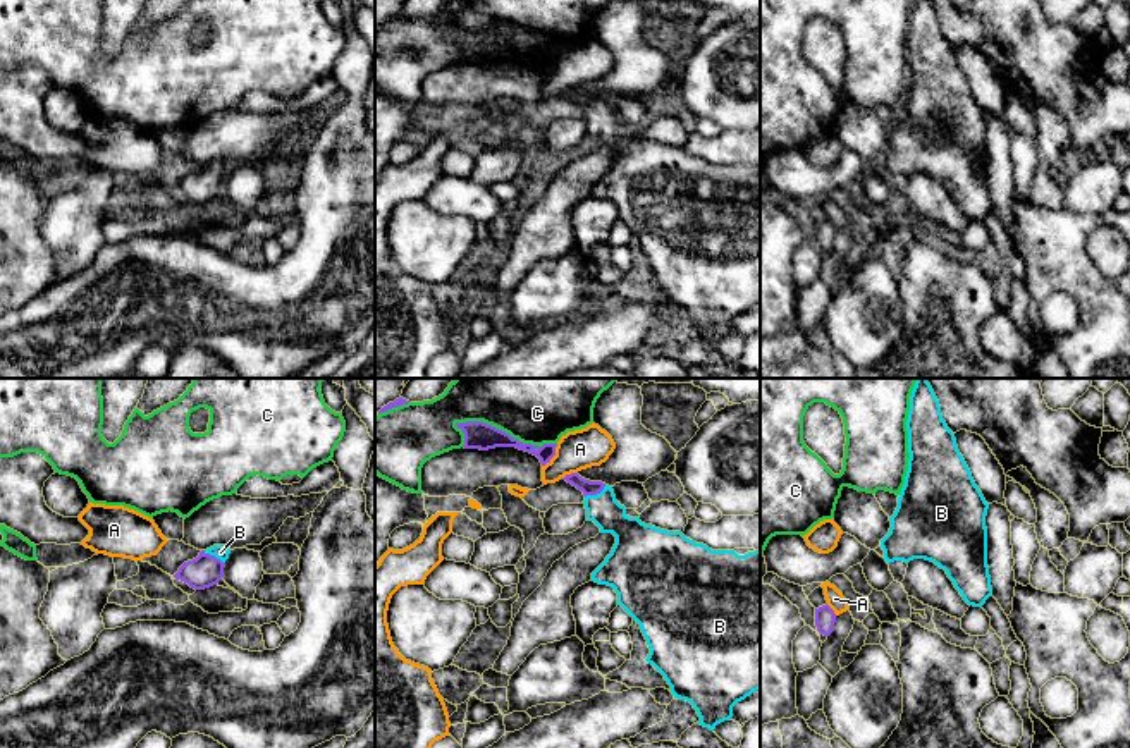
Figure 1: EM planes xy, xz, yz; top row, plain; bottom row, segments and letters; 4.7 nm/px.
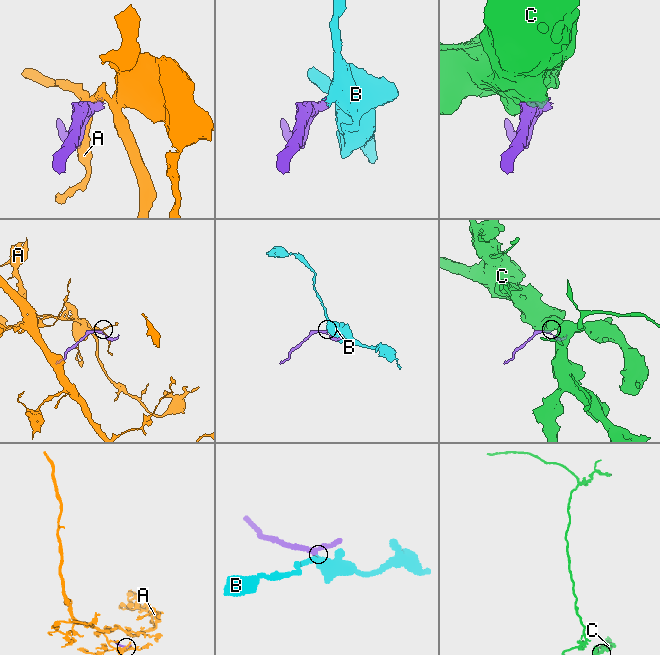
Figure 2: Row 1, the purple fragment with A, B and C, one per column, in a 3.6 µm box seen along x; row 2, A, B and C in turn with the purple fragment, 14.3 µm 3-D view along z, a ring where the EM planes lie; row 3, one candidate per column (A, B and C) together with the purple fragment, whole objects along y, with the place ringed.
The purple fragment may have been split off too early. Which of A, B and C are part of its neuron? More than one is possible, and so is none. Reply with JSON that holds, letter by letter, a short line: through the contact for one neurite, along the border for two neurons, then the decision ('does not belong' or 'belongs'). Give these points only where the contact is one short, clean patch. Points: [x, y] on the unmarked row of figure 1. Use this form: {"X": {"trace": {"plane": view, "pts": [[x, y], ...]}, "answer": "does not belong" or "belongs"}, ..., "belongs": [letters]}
{"A": {"answer": "does not belong"}, "B": {"trace": {"plane": "xy", "pts": [[203, 186], [214, 171], [221, 167]]}, "answer": "belongs"}, "C": {"answer": "does not belong"}, "belongs": ["B"]}

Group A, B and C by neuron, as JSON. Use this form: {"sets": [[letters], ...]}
{"sets": [["A"], ["B"], ["C"]]}

